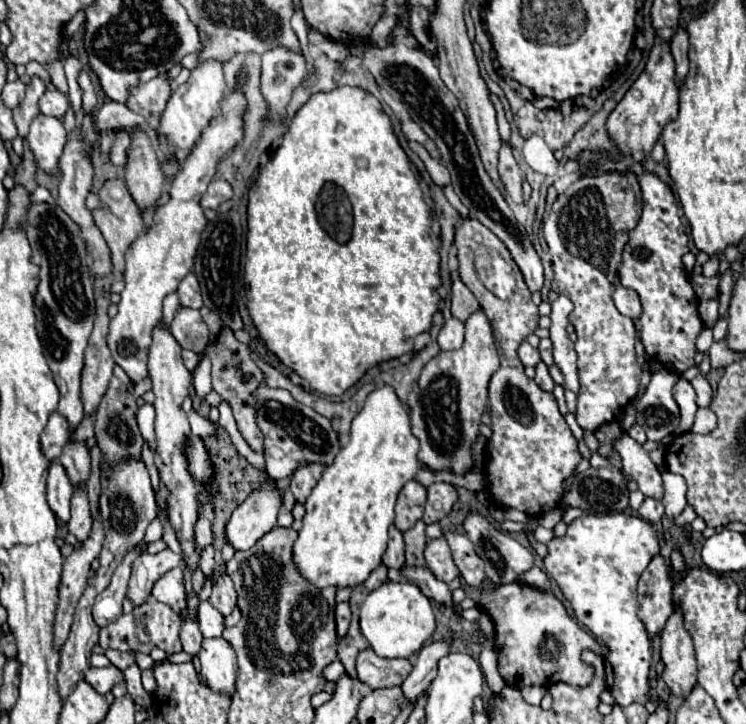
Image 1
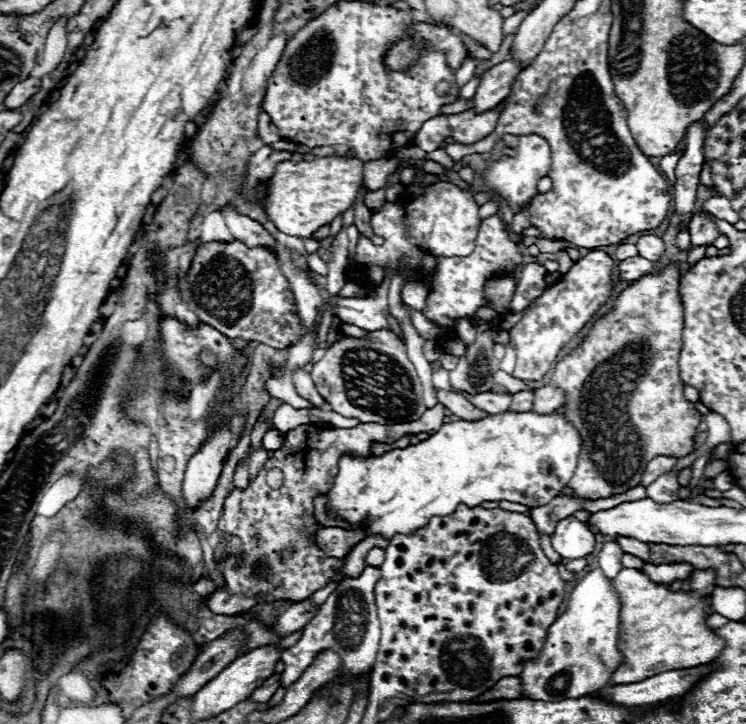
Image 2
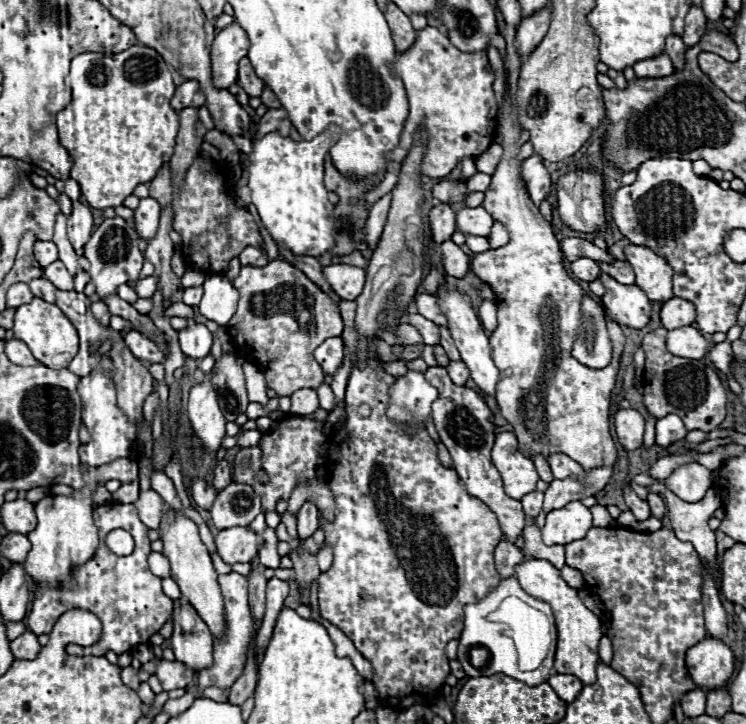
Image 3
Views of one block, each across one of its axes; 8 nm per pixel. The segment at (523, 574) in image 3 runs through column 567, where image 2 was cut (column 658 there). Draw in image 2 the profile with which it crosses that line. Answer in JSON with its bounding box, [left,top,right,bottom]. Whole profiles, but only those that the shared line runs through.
[612,568,724,684]

